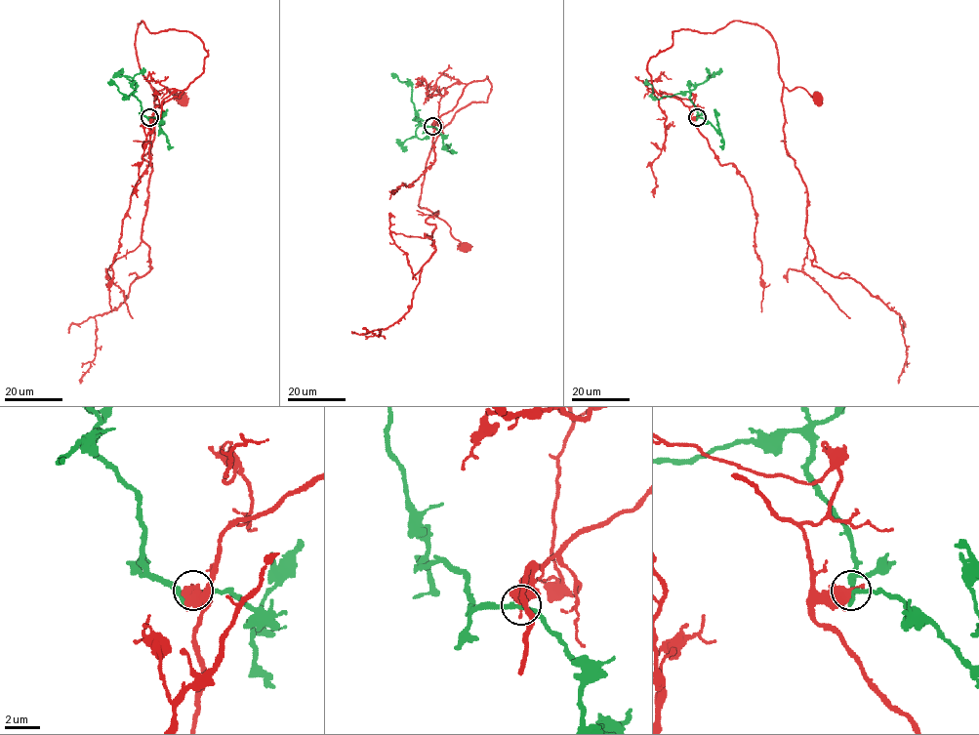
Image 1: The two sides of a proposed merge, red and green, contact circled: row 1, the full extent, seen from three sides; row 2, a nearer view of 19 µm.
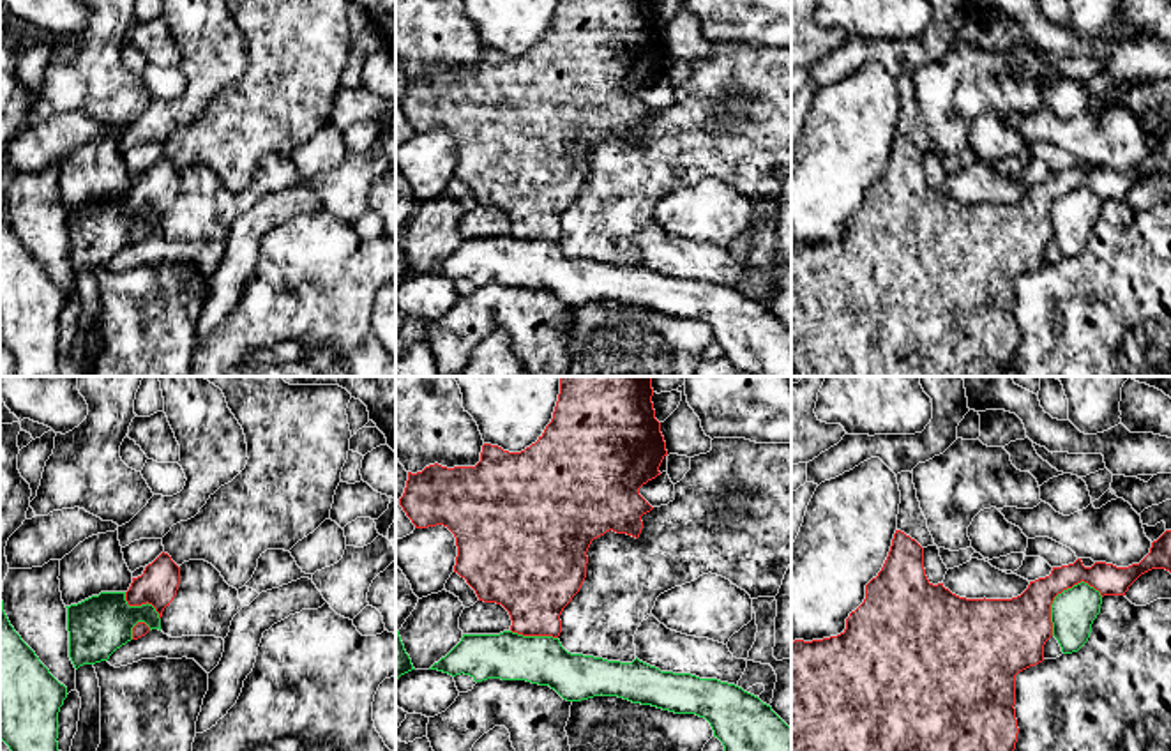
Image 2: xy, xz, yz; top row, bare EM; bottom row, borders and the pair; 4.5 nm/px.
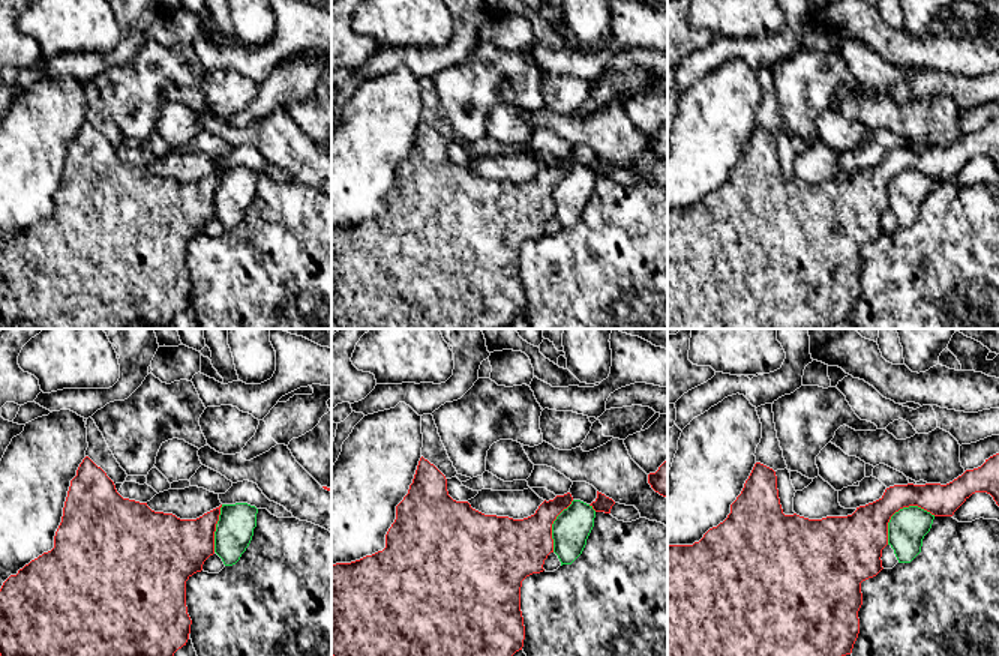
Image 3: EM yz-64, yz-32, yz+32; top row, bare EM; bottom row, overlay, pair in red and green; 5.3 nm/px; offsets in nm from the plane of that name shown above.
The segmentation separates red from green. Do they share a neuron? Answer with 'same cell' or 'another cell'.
another cell

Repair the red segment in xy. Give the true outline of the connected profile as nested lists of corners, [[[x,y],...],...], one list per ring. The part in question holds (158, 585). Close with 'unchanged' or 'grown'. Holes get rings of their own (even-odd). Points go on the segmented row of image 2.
[[[161,553],[152,564],[148,564],[141,576],[132,578],[125,601],[129,606],[152,604],[162,617],[162,611],[177,595],[180,583],[180,567],[171,560],[168,553]]]; unchanged

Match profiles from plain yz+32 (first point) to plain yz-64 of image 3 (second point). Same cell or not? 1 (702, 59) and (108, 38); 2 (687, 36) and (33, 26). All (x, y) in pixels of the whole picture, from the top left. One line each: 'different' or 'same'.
1: different
2: different

